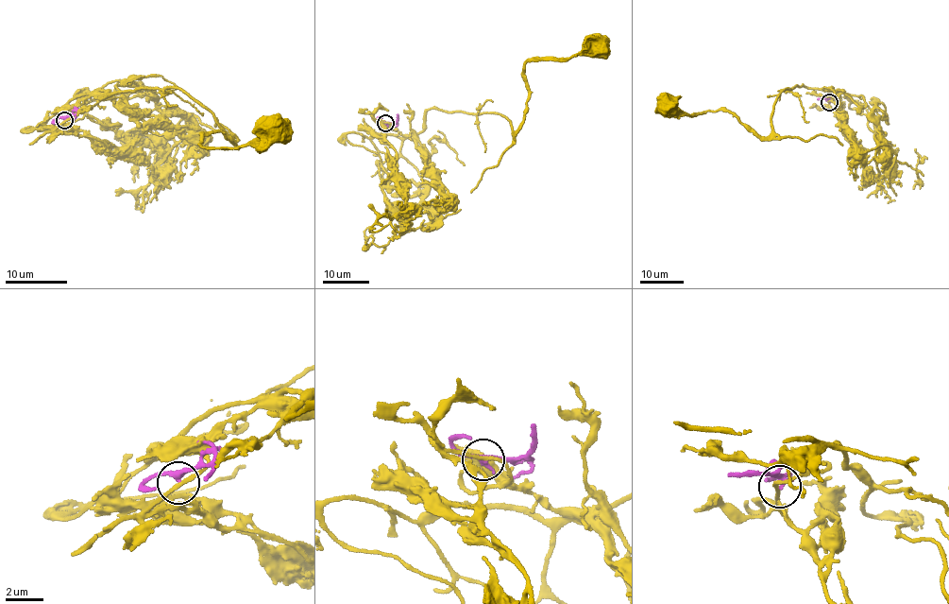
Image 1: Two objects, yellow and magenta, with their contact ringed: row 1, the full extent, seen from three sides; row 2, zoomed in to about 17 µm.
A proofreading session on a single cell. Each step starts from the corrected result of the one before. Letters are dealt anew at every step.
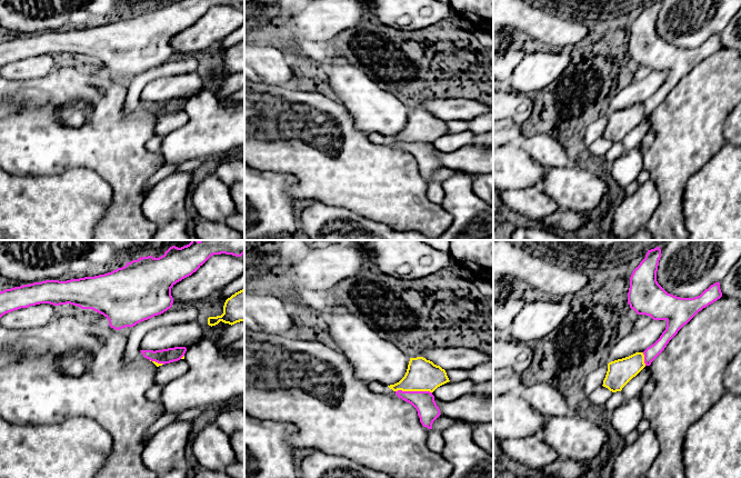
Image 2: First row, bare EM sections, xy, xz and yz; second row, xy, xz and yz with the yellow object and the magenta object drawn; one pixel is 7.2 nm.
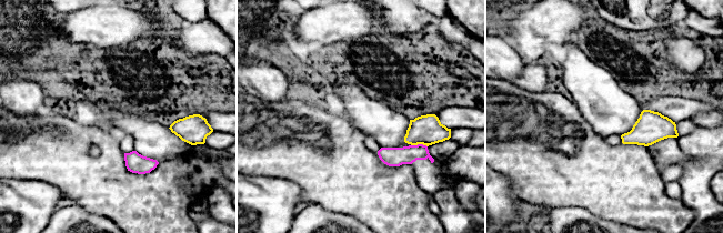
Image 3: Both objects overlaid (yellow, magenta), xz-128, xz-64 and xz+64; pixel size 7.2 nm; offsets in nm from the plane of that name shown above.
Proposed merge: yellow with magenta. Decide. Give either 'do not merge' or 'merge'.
do not merge

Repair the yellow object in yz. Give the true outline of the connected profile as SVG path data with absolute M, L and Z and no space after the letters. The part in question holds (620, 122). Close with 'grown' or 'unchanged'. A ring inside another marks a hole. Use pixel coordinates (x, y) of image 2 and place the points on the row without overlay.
M635 103L629 108L611 112L608 114L602 137L612 143L621 142L644 118L643 103Z; unchanged

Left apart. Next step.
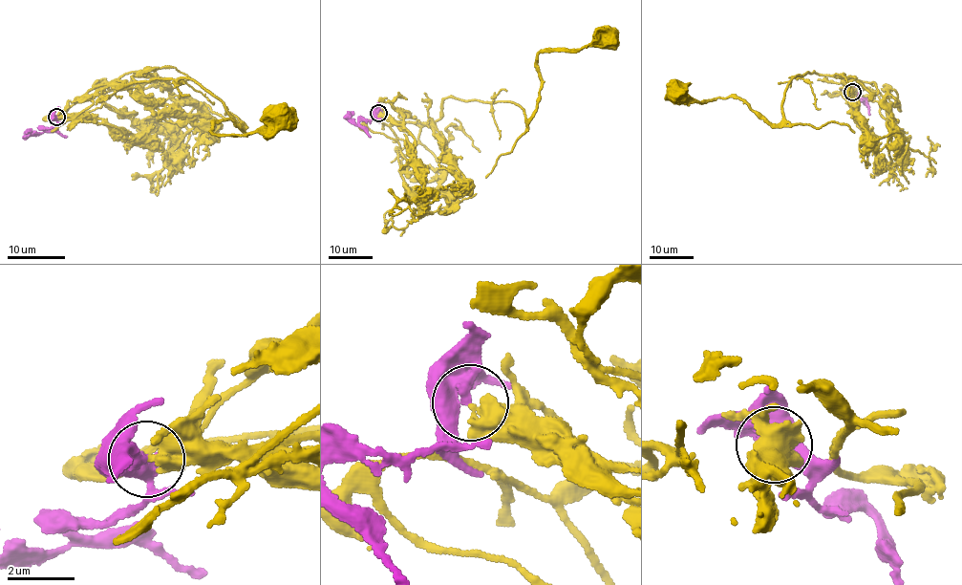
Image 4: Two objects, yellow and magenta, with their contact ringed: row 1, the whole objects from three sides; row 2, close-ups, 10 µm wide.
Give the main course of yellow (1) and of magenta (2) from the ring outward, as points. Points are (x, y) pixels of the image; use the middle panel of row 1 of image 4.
1: (378, 113), (432, 123), (447, 97), (518, 104), (527, 119), (537, 54), (610, 35)
2: (378, 113), (374, 119), (363, 119), (357, 124), (348, 111)

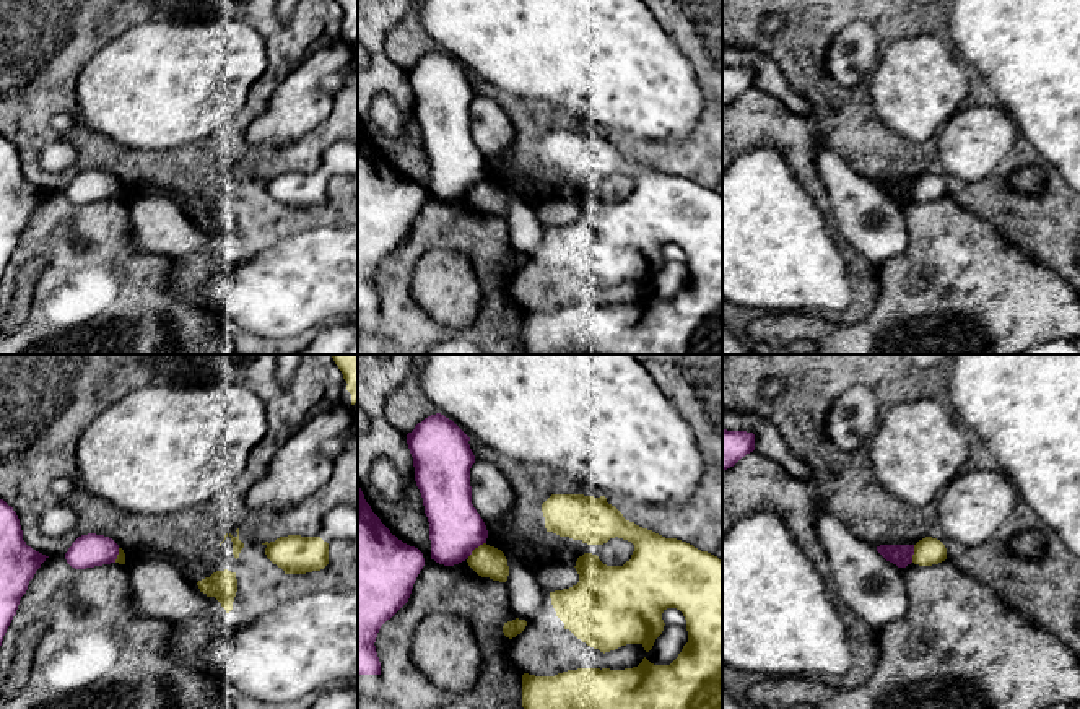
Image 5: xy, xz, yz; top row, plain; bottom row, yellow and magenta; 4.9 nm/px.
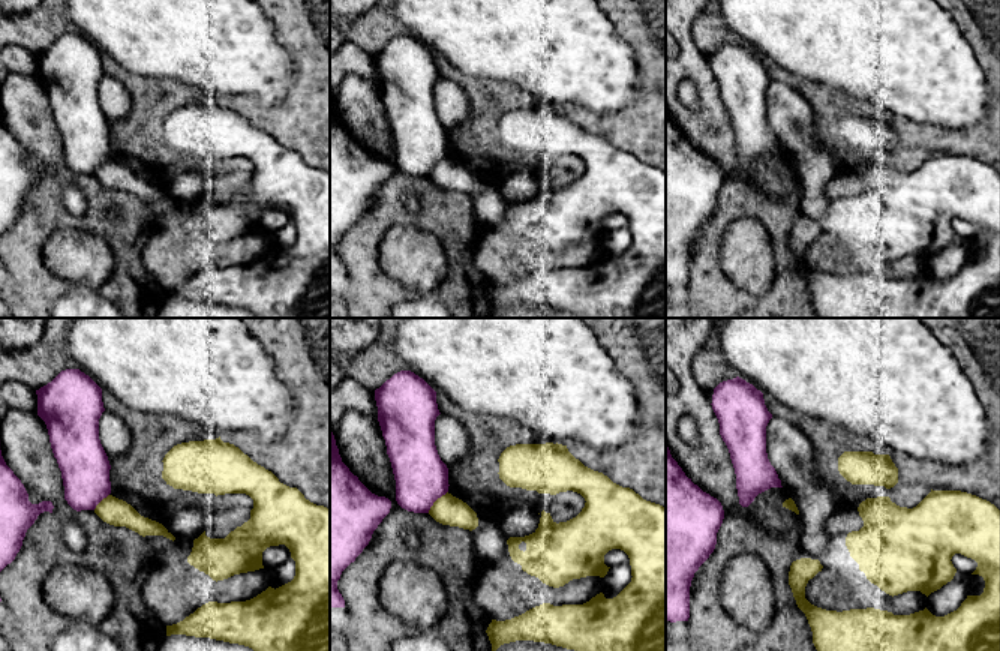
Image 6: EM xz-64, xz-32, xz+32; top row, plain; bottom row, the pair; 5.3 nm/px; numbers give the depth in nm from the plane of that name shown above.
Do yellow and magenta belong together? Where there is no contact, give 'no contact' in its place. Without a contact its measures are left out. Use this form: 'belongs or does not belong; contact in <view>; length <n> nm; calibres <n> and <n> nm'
belongs; contact in xz; length 120 nm; calibres 160 and 280 nm

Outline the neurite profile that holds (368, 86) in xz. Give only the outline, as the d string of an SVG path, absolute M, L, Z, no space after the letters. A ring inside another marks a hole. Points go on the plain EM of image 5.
M358 0L358 39L371 54L371 65L358 70L358 122L381 158L403 179L431 195L429 158L415 117L413 93L407 70L384 54L385 34L410 10L412 0ZM377 93L389 94L402 111L403 135L385 137L369 120L369 106Z

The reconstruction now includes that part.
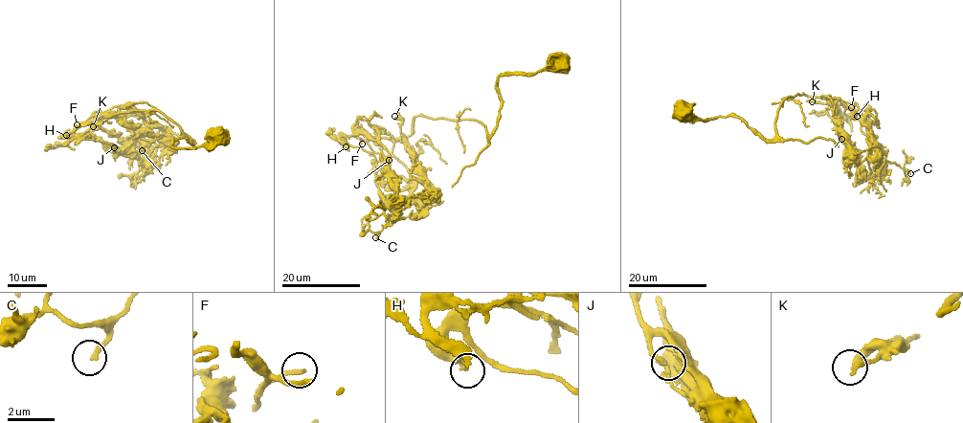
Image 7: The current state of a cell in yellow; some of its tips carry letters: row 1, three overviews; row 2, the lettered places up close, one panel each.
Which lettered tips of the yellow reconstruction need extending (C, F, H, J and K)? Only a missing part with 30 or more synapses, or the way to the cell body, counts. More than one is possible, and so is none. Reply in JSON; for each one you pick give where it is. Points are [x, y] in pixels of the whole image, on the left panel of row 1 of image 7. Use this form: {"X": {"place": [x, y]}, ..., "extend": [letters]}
{"H": {"place": [66, 135]}, "extend": ["H"]}

